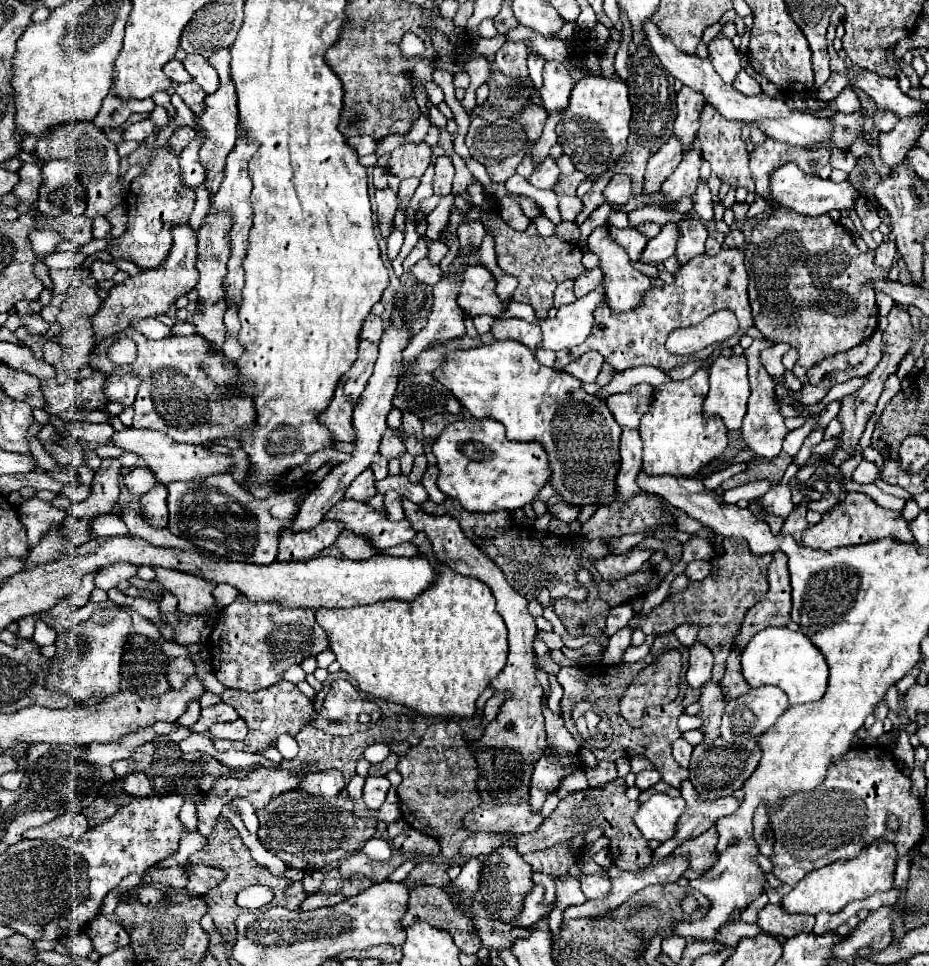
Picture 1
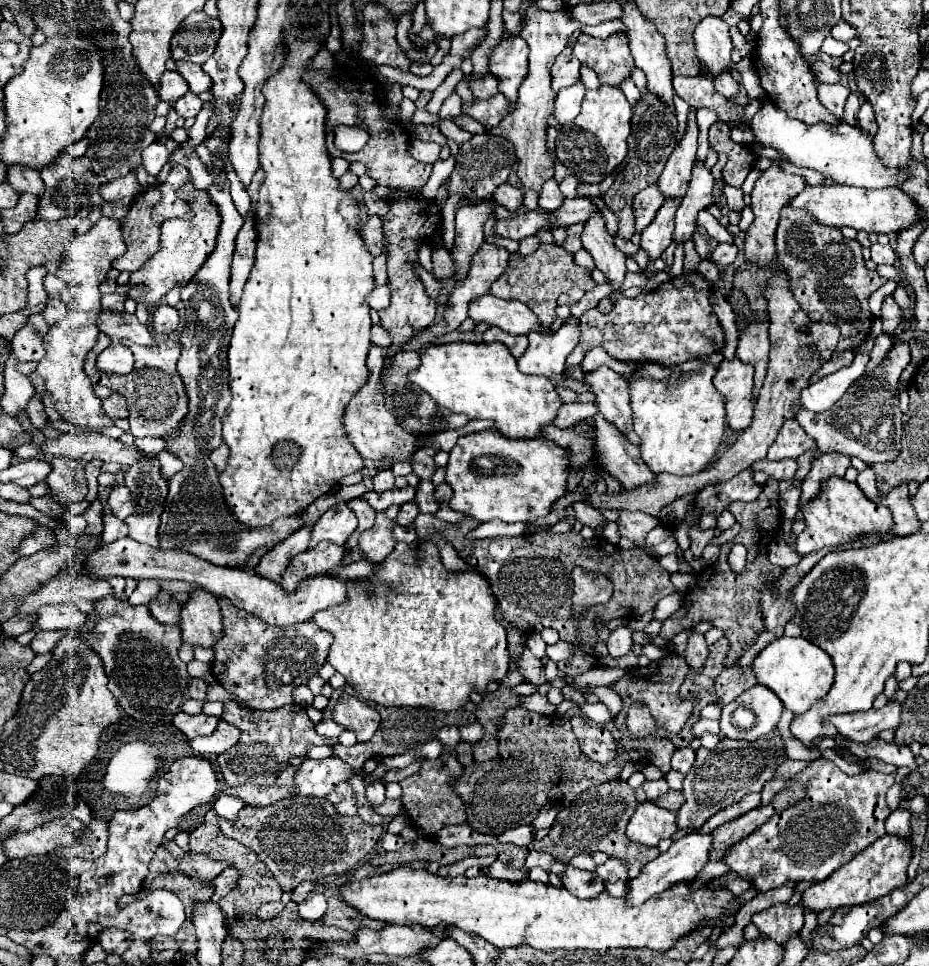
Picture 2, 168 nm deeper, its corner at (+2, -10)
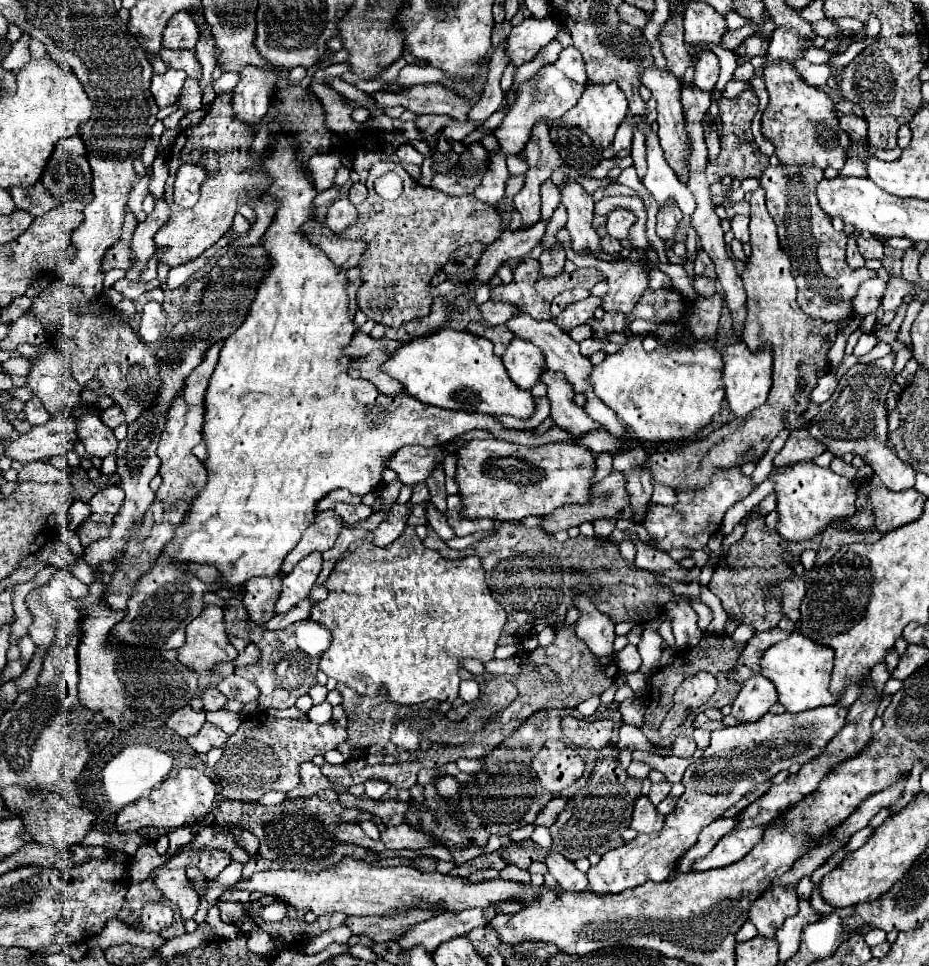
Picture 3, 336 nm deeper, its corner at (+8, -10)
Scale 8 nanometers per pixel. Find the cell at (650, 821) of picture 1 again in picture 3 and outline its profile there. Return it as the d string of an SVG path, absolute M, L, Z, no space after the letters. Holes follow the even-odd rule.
M640 795L634 805L630 827L638 833L658 833L664 827L664 815L656 811L656 807L650 803L646 795Z

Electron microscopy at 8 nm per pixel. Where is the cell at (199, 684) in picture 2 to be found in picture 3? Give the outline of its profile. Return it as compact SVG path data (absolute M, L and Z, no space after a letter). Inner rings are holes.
M204 687L202 701L204 701L204 709L206 711L218 711L218 709L224 707L226 697L216 687Z

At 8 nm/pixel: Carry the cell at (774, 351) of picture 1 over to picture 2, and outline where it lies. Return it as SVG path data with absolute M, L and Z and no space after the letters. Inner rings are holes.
M896 343L888 357L872 371L856 381L856 389L850 387L846 395L834 403L826 413L812 413L808 409L796 411L796 421L816 441L820 453L842 453L858 457L864 463L888 463L900 453L902 437L902 411L898 407L898 383L900 375L910 363L910 345Z

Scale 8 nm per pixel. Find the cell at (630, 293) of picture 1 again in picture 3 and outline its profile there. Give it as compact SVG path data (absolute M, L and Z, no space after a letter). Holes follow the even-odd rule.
M566 179L566 187L562 189L562 203L568 211L568 223L566 229L572 237L572 249L574 253L582 255L588 251L588 255L602 253L600 247L600 235L592 227L594 219L594 199L572 179Z

